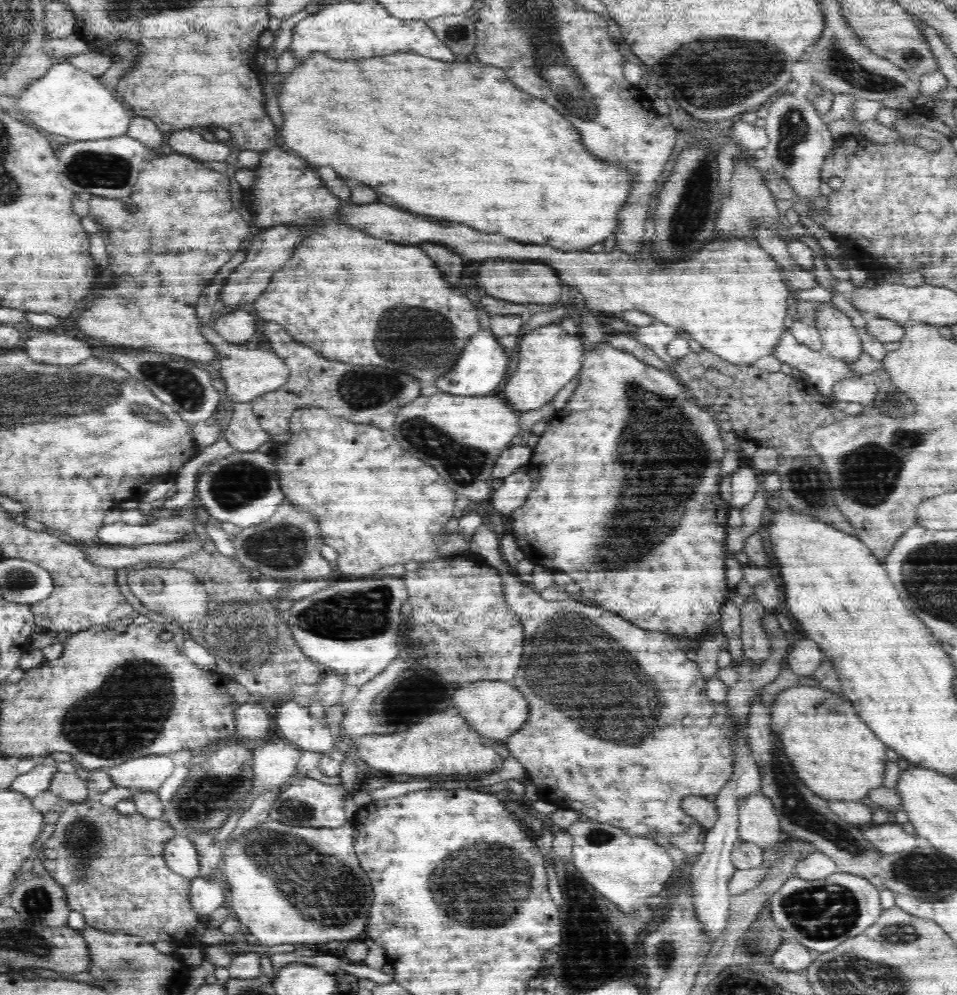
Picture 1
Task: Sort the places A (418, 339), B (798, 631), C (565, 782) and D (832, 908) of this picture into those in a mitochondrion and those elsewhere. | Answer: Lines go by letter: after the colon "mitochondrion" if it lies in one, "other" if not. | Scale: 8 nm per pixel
A: mitochondrion
B: other
C: other
D: mitochondrion

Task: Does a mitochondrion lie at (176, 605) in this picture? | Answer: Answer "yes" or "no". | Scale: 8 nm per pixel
no

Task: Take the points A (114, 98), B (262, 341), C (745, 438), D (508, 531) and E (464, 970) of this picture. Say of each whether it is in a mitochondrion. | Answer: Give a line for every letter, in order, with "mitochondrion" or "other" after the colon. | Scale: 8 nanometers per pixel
A: other
B: other
C: other
D: other
E: other

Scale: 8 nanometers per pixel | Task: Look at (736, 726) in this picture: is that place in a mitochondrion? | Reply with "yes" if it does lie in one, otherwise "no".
no

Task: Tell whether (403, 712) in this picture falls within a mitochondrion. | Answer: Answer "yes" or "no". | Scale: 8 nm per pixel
no

